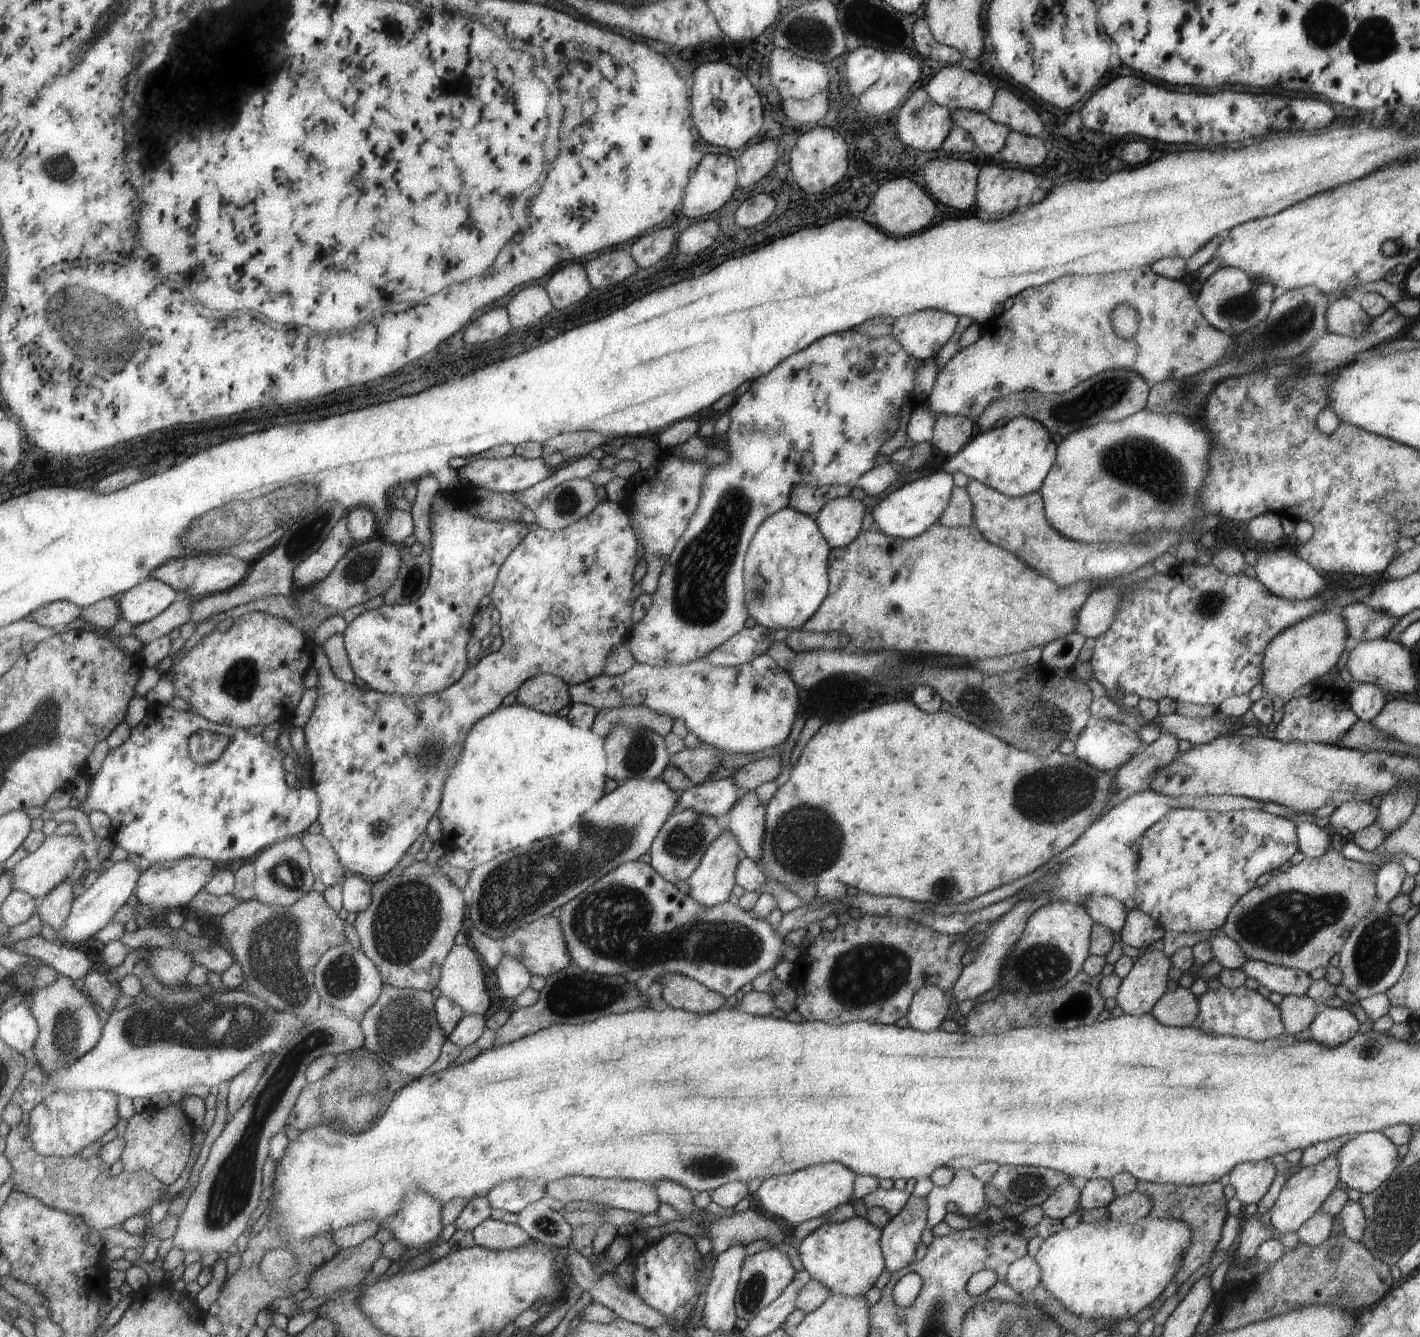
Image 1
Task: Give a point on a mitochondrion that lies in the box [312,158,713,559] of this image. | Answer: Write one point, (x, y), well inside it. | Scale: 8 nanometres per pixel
(566, 504)

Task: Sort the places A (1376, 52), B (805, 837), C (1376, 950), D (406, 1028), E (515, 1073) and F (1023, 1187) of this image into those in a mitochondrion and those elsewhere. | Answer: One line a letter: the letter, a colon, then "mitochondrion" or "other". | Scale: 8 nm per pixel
A: mitochondrion
B: mitochondrion
C: mitochondrion
D: mitochondrion
E: other
F: mitochondrion

